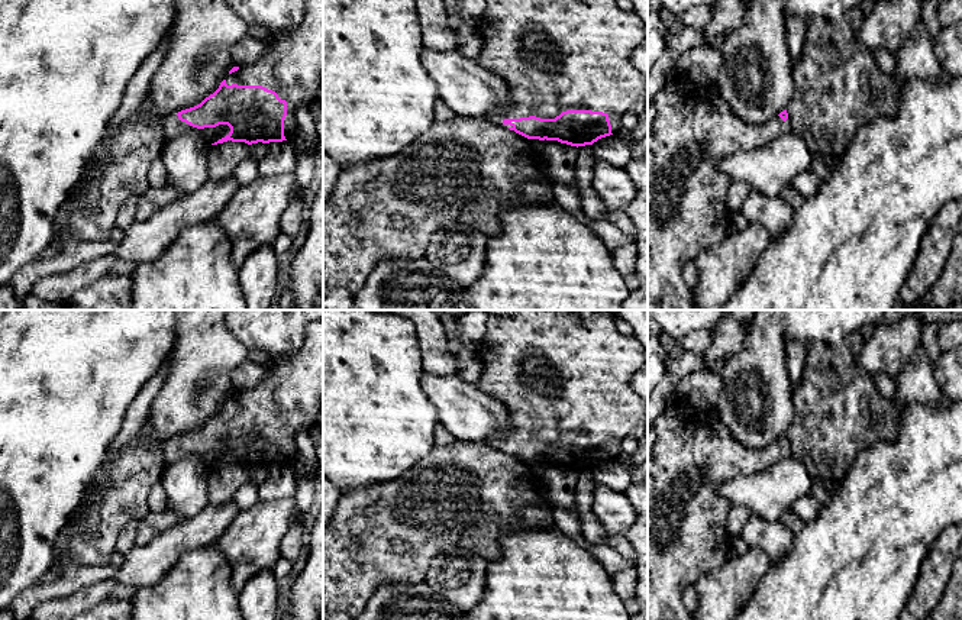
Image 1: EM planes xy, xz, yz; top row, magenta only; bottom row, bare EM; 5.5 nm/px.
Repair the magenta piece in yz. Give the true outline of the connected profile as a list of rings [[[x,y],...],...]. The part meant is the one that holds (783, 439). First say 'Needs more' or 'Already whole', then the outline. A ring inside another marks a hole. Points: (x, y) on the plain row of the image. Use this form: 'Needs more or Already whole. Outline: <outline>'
Needs more. Outline: [[[675,397],[652,424],[655,443],[648,453],[653,497],[648,507],[648,620],[691,620],[682,603],[687,587],[722,566],[732,553],[726,521],[732,504],[719,494],[722,482],[766,471],[791,455],[787,435],[759,449],[737,442],[716,410],[698,411]]]

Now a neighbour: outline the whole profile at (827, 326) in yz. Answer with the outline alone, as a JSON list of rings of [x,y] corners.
[[[782,310],[787,343],[804,340],[839,346],[866,324],[884,322],[887,310]]]

